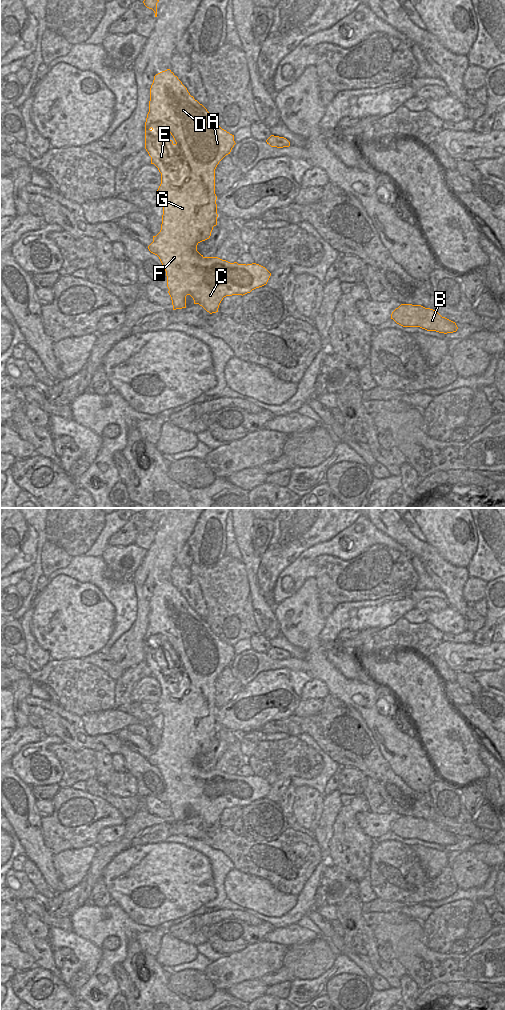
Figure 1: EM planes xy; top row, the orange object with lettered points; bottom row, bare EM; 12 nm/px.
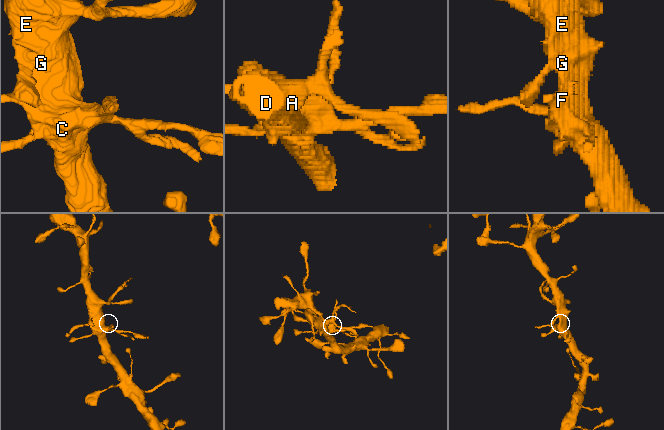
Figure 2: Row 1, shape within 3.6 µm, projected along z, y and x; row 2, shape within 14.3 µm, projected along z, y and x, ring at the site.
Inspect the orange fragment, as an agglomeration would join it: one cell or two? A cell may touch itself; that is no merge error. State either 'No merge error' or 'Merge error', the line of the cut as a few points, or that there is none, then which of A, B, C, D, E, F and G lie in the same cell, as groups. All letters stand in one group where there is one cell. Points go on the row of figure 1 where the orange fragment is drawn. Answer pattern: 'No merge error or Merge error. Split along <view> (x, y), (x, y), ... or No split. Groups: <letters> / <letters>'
No merge error. No split. Groups: A B C D E F G.

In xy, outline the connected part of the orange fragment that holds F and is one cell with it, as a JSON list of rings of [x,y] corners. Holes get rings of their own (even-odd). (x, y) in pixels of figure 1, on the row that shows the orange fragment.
[[[167,69],[162,71],[154,76],[153,83],[150,88],[150,101],[149,101],[149,112],[147,114],[145,122],[145,149],[151,157],[151,164],[154,164],[159,172],[161,173],[161,184],[157,190],[161,202],[163,203],[163,215],[162,215],[162,224],[161,230],[156,235],[153,236],[153,242],[148,246],[148,249],[151,253],[157,255],[166,271],[167,276],[167,287],[169,289],[168,293],[172,300],[173,310],[186,308],[186,296],[190,295],[194,304],[199,304],[210,314],[218,312],[219,305],[224,297],[232,295],[245,295],[250,293],[252,290],[262,287],[267,284],[271,273],[263,266],[252,263],[252,264],[238,264],[237,262],[230,263],[226,260],[222,260],[218,257],[204,257],[197,251],[197,245],[210,238],[213,227],[217,225],[217,196],[215,194],[215,169],[219,162],[228,154],[230,154],[232,148],[235,145],[234,135],[230,134],[226,130],[222,129],[210,116],[207,109],[200,104],[193,96],[190,95],[187,88],[182,84],[174,73]],[[168,130],[175,140],[175,144],[172,140],[166,140],[163,136],[163,132]]]

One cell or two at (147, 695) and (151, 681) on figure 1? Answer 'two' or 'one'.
one

